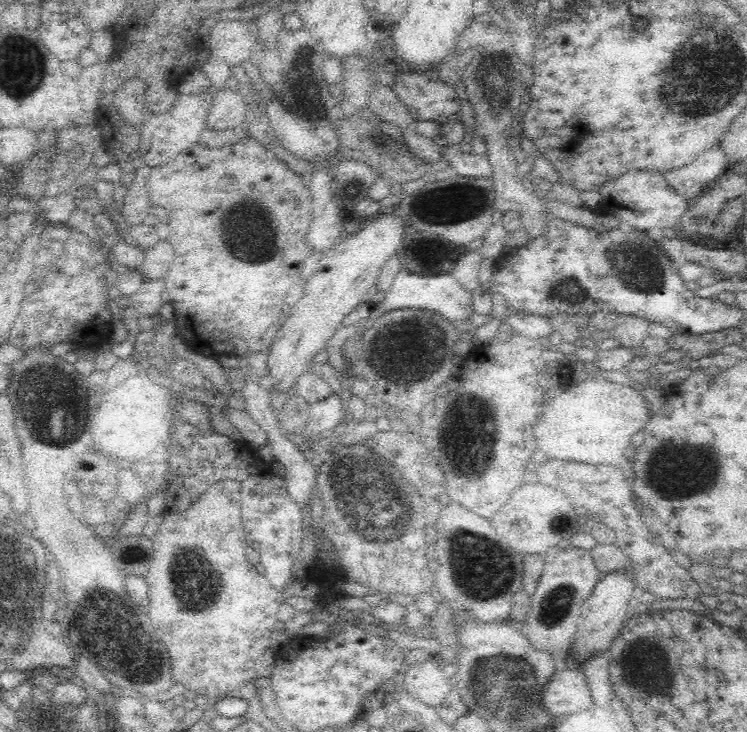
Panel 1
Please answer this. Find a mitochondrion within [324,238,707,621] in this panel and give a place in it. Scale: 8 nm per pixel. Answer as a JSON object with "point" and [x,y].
{"point":[362,504]}

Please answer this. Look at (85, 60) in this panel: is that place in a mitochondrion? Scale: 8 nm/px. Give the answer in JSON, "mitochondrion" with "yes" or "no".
{"mitochondrion":"no"}

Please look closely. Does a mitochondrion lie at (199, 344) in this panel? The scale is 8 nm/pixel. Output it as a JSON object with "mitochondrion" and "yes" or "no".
{"mitochondrion":"no"}

